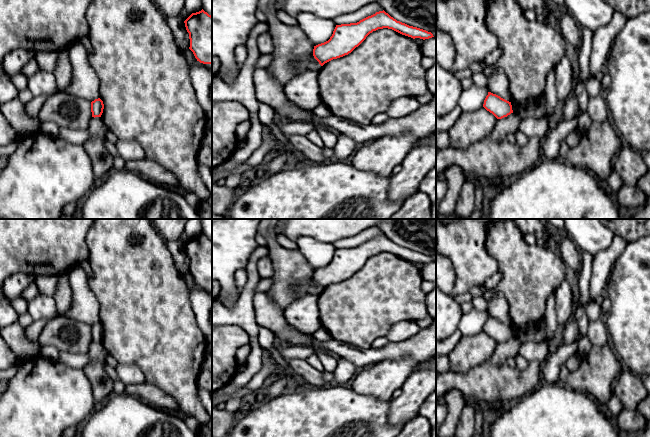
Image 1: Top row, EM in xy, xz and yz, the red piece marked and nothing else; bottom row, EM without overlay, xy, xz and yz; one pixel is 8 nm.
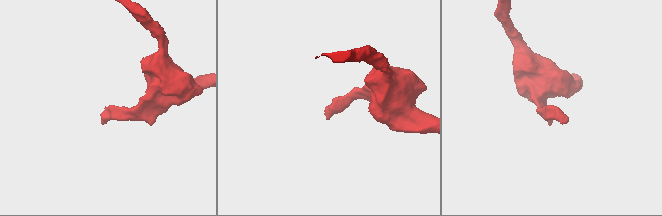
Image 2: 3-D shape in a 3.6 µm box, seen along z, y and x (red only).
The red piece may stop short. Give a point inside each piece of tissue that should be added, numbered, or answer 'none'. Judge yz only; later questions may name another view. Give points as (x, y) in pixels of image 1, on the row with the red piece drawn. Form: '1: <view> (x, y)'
none

